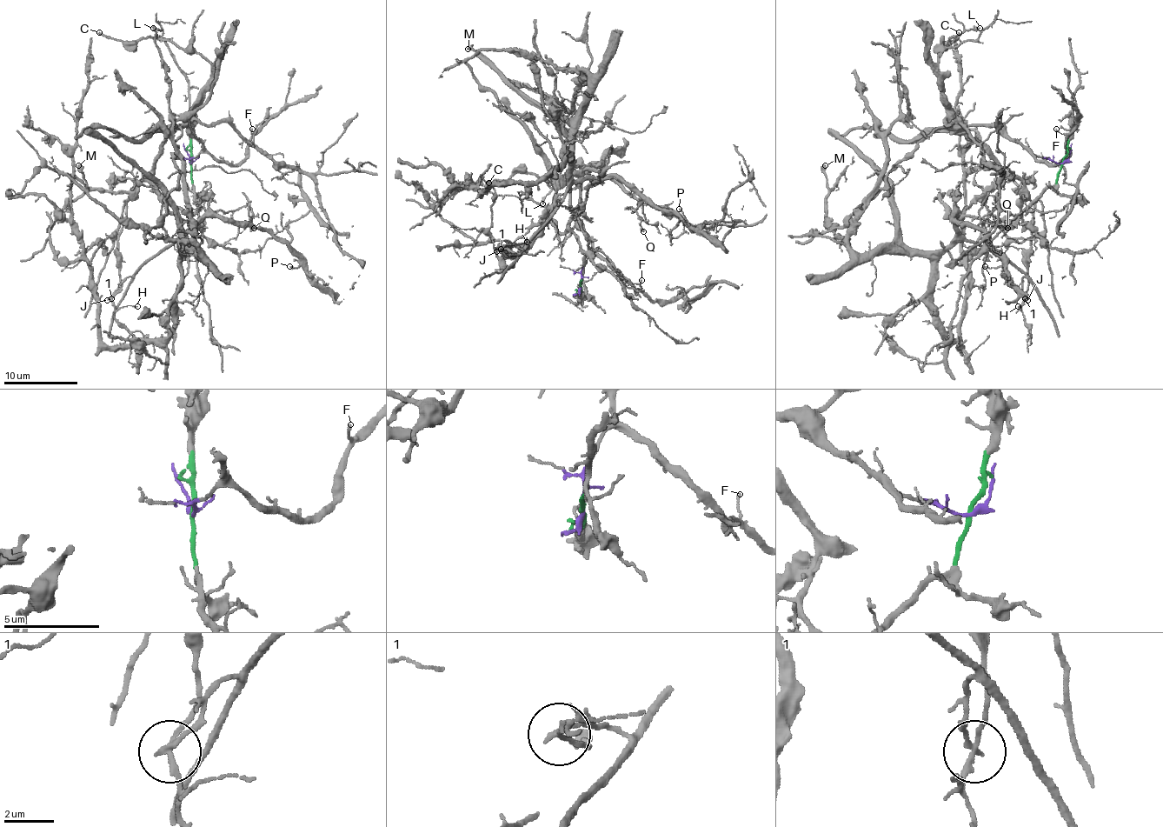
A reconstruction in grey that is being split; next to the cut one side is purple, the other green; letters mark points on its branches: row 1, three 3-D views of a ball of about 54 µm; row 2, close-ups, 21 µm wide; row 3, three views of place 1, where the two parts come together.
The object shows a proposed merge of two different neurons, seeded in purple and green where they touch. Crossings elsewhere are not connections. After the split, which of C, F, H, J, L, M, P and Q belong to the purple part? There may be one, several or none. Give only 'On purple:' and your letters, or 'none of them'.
On purple: C, F, H, L

